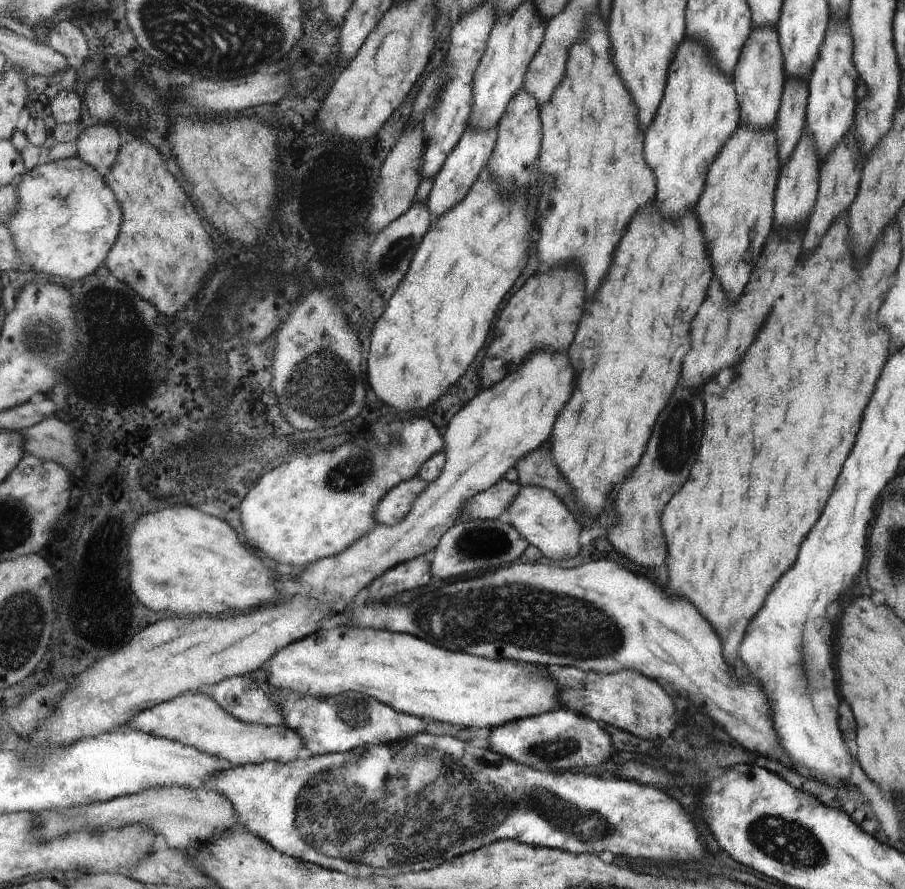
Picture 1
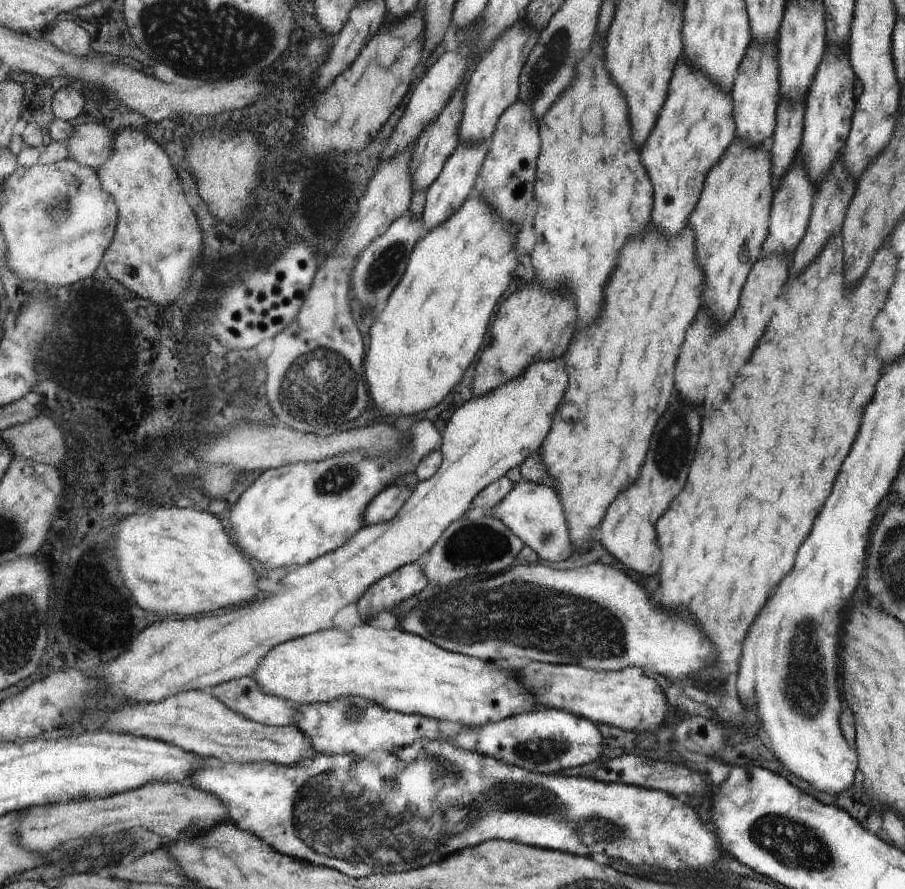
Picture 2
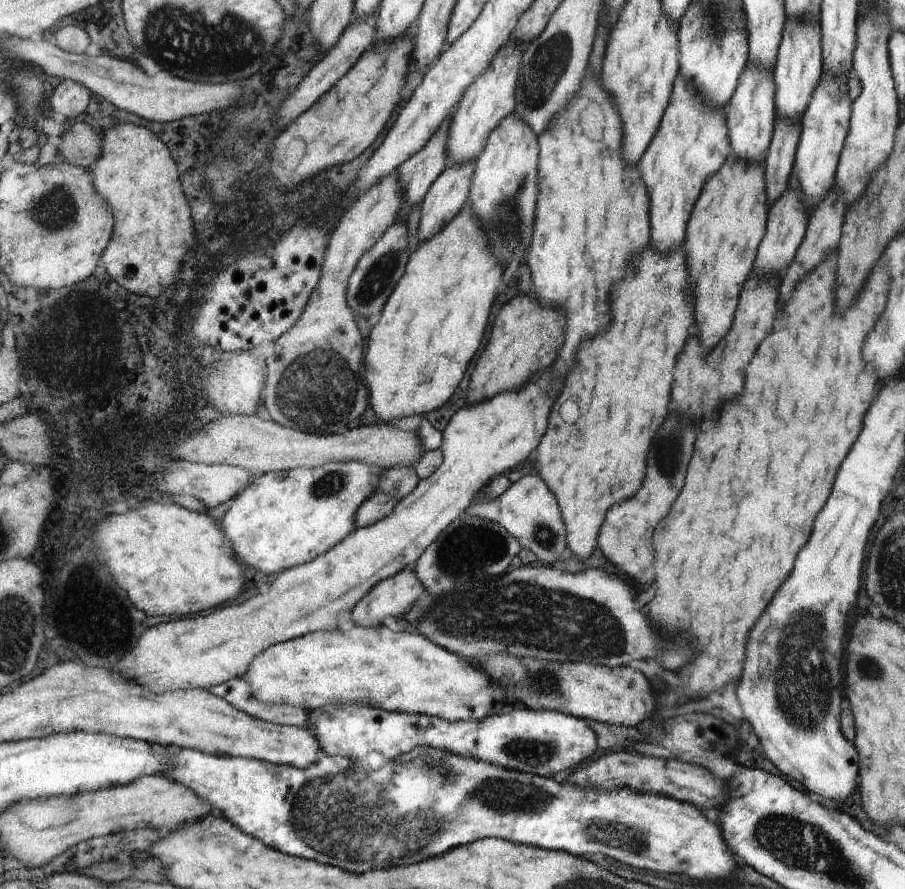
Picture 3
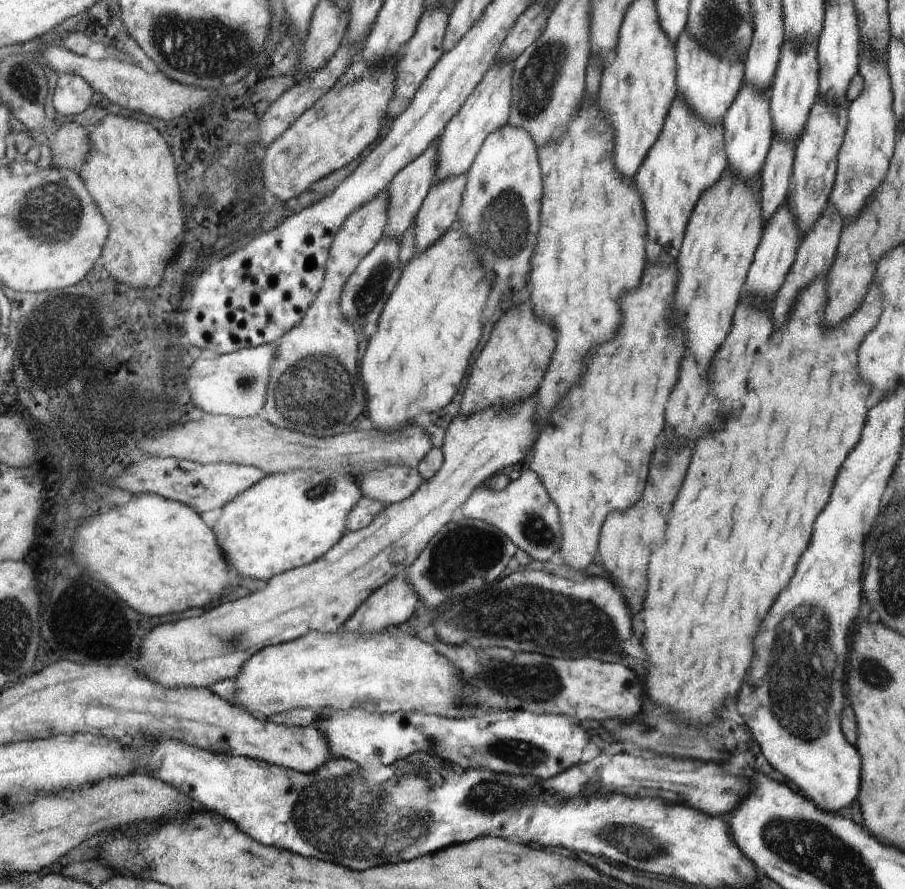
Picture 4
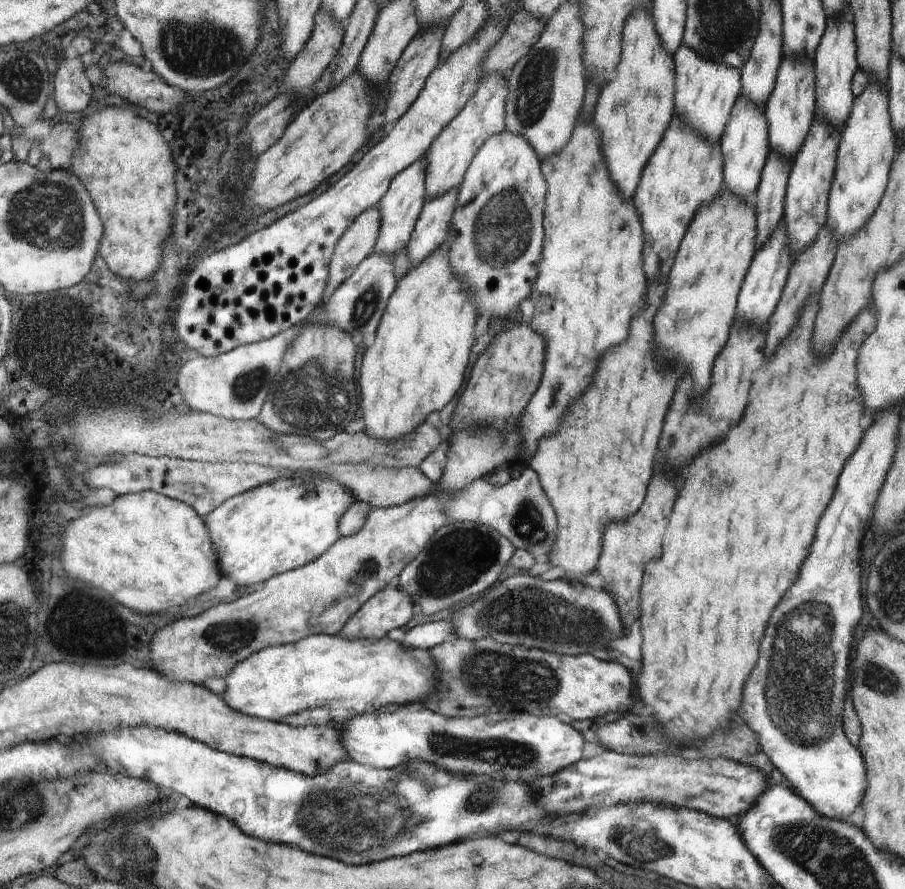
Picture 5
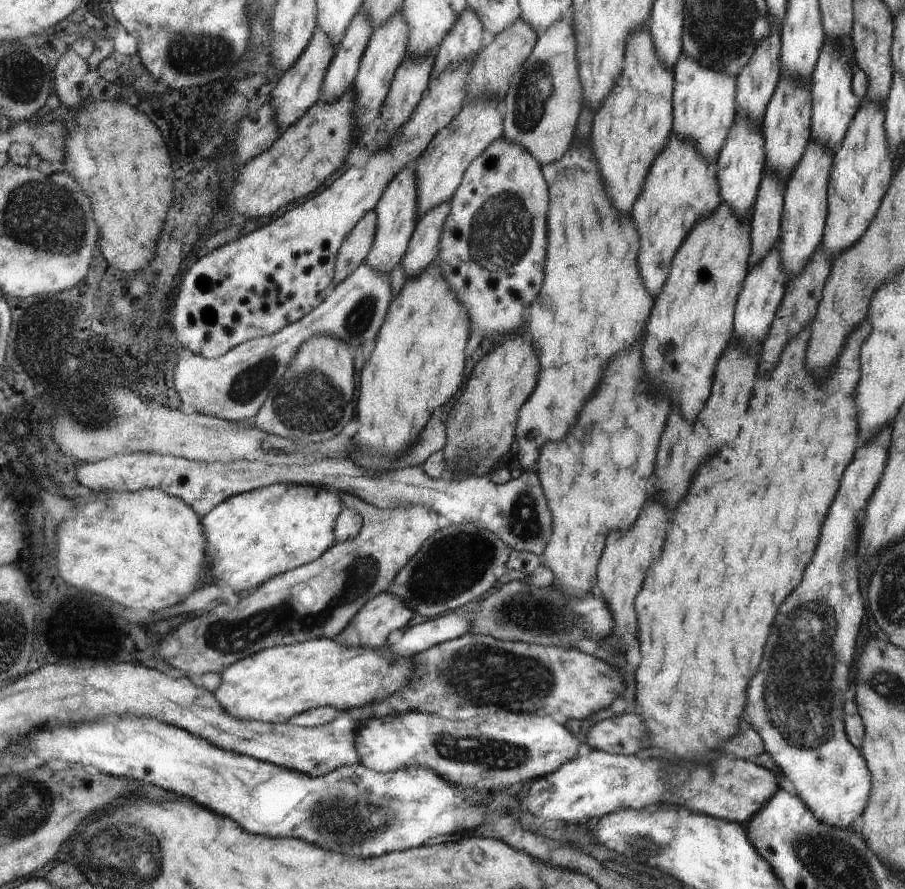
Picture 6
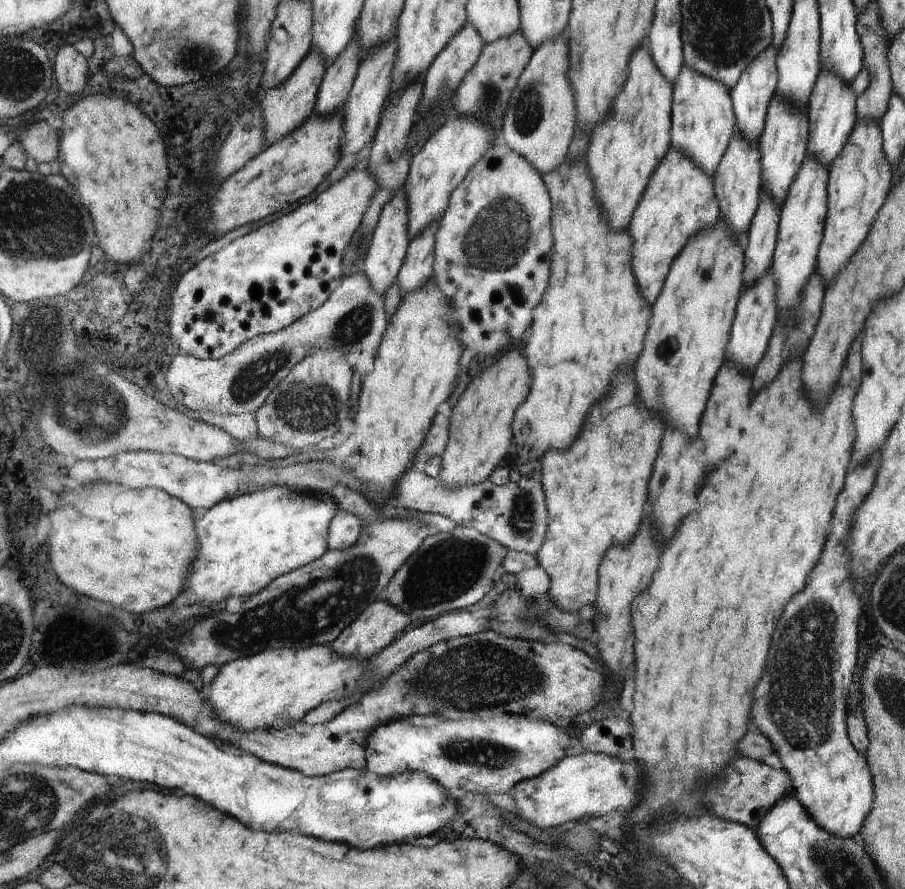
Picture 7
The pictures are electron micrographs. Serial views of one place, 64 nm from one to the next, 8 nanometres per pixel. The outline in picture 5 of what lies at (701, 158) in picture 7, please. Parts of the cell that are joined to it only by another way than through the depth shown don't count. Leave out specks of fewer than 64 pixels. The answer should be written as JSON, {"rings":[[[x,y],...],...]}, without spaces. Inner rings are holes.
{"rings":[[[682,44],[673,58],[677,62],[677,114],[688,124],[694,126],[700,134],[710,138],[710,142],[719,144],[726,122],[738,96],[742,92],[741,70],[716,63],[698,54],[693,47]]]}

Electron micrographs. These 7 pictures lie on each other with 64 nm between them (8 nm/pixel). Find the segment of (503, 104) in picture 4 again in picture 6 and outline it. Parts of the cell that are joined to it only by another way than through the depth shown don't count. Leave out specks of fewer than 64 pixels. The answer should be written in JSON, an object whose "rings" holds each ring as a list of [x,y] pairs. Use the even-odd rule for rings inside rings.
{"rings":[[[494,98],[469,100],[464,108],[454,117],[453,122],[442,129],[433,142],[416,162],[411,166],[418,180],[418,215],[419,218],[428,213],[434,206],[452,200],[454,193],[460,188],[469,165],[480,157],[493,142],[501,138],[504,132],[504,115],[499,110],[499,103]]]}

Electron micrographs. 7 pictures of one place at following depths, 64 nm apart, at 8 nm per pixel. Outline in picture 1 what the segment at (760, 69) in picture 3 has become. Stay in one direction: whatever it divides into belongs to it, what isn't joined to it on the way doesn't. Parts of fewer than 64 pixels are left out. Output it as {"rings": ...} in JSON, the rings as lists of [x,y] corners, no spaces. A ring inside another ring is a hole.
{"rings":[[[754,28],[754,38],[746,42],[746,54],[742,62],[737,62],[738,70],[731,74],[737,88],[737,98],[741,102],[741,124],[752,126],[754,130],[770,130],[776,122],[776,112],[780,106],[784,86],[785,56],[781,48],[781,36],[777,28]]]}

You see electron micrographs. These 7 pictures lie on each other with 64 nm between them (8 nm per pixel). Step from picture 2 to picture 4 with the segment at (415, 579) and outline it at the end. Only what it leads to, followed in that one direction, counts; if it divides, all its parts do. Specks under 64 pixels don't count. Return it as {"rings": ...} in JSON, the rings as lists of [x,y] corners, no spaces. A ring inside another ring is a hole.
{"rings":[[[397,576],[392,581],[382,585],[380,589],[377,589],[357,609],[357,612],[345,622],[345,630],[352,630],[353,632],[382,632],[382,630],[387,630],[388,626],[396,627],[414,614],[420,597],[408,579],[404,576]]]}

